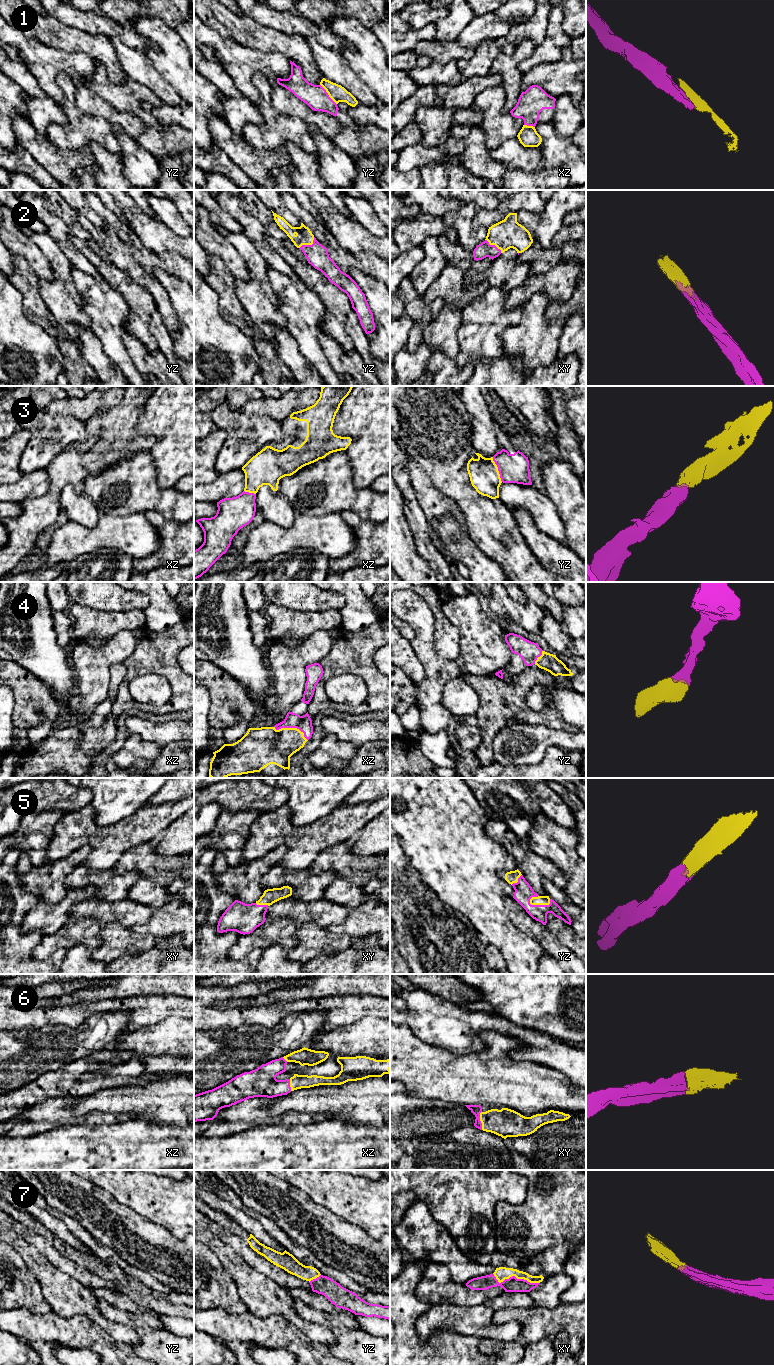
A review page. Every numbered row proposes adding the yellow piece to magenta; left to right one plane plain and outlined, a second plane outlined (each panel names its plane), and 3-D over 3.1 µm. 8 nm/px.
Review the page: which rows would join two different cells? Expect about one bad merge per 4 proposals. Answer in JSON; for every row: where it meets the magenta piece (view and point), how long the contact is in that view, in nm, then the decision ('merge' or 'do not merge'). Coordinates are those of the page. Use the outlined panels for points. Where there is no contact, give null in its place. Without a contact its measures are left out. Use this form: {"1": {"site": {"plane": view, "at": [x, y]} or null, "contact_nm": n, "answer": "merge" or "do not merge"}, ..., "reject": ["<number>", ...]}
{"1": {"site": {"plane": "yz", "at": [327, 94]}, "contact_nm": 220, "answer": "merge"}, "2": {"site": {"plane": "yz", "at": [308, 245]}, "contact_nm": 150, "answer": "merge"}, "3": {"site": {"plane": "yz", "at": [498, 469]}, "contact_nm": 220, "answer": "merge"}, "4": {"site": {"plane": "xz", "at": [292, 727]}, "contact_nm": 300, "answer": "merge"}, "5": {"site": {"plane": "yz", "at": [541, 905]}, "contact_nm": 180, "answer": "merge"}, "6": {"site": {"plane": "xy", "at": [479, 1120]}, "contact_nm": 150, "answer": "merge"}, "7": {"site": {"plane": "xy", "at": [514, 1276]}, "contact_nm": 380, "answer": "merge"}, "reject": []}

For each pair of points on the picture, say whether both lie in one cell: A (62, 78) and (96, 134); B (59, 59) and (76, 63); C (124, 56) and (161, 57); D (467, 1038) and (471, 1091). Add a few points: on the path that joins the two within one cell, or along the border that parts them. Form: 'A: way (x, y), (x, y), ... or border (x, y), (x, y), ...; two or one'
A: way (69, 92), (70, 108), (82, 120); one
B: way (63, 61), (72, 63); one
C: border (143, 53), (161, 76); two
D: border (484, 1042), (482, 1049), (467, 1054), (445, 1048); two

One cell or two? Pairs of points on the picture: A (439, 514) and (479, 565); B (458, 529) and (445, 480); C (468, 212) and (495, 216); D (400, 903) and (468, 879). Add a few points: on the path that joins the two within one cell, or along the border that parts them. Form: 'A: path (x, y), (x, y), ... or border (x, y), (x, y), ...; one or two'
A: path (450, 527), (458, 543), (467, 552); one
B: border (433, 483), (444, 495), (455, 502), (464, 518); two
C: border (477, 209), (474, 215), (474, 228), (487, 229); two
D: border (418, 874), (421, 881), (449, 909); two

